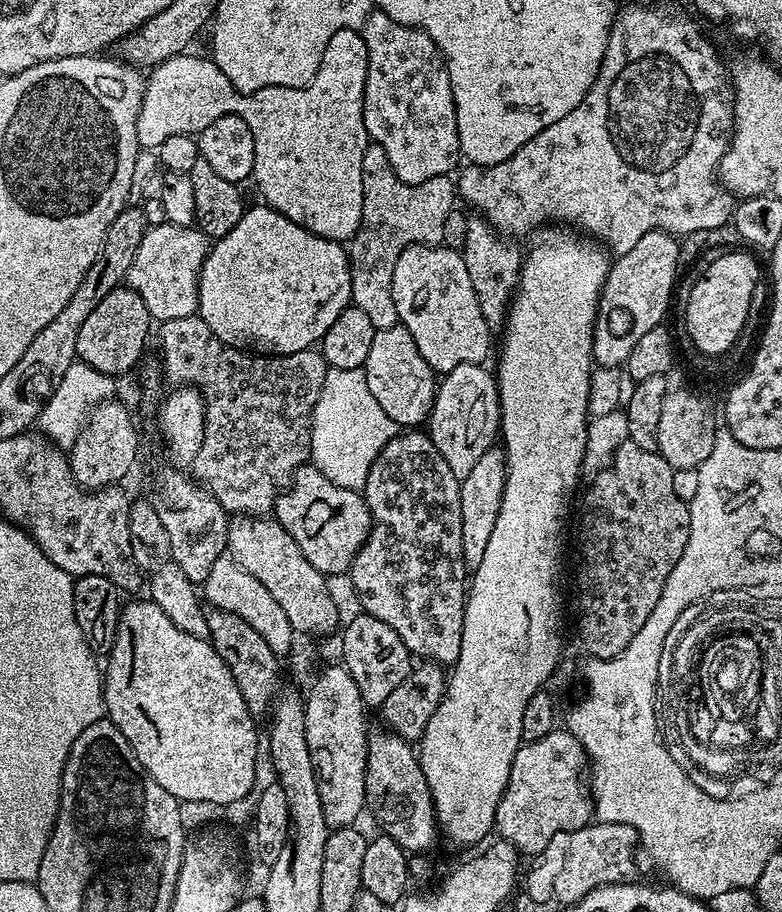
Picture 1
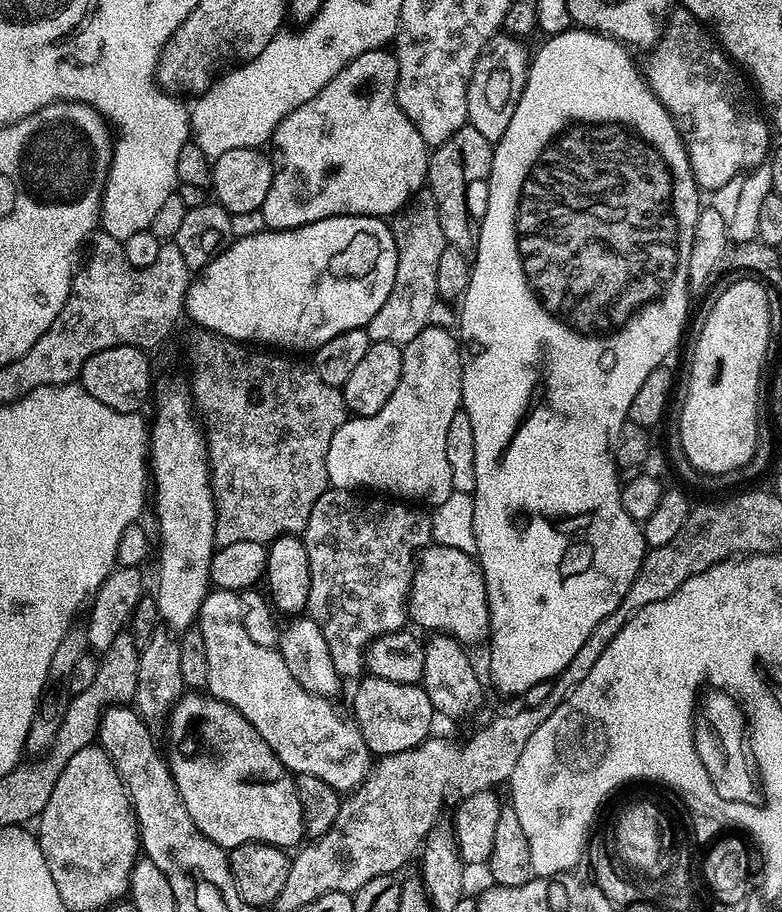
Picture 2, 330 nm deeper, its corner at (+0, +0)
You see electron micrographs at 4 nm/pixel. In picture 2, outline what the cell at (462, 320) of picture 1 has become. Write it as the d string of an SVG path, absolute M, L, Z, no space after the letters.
M429 326L423 328L414 338L402 348L402 378L398 378L398 387L394 389L394 394L390 394L390 402L378 410L378 414L373 416L357 416L355 418L345 419L344 424L336 431L334 438L330 438L330 450L326 450L326 474L328 475L329 485L333 488L355 489L355 484L361 484L361 489L372 490L368 488L377 488L377 493L392 494L388 492L397 492L399 499L404 502L420 502L416 500L425 500L429 506L444 504L446 498L450 498L454 491L452 479L450 478L450 462L446 462L446 433L450 430L450 422L454 419L454 414L461 411L462 401L460 391L462 390L462 348L458 343L457 337L452 336L444 328L435 328Z

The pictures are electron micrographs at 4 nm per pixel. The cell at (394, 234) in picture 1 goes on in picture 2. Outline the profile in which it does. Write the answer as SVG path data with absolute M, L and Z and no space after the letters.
M431 191L417 192L391 217L390 227L398 250L398 270L394 274L390 298L382 302L382 310L370 318L366 327L372 343L390 342L403 346L418 338L423 328L429 327L432 307L438 304L438 257L446 247L446 241L442 234L442 222L438 218L438 206Z

